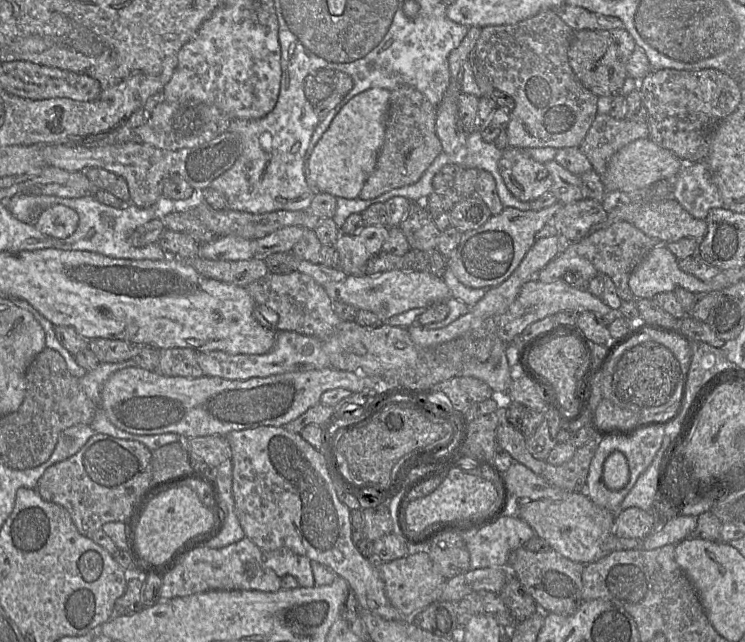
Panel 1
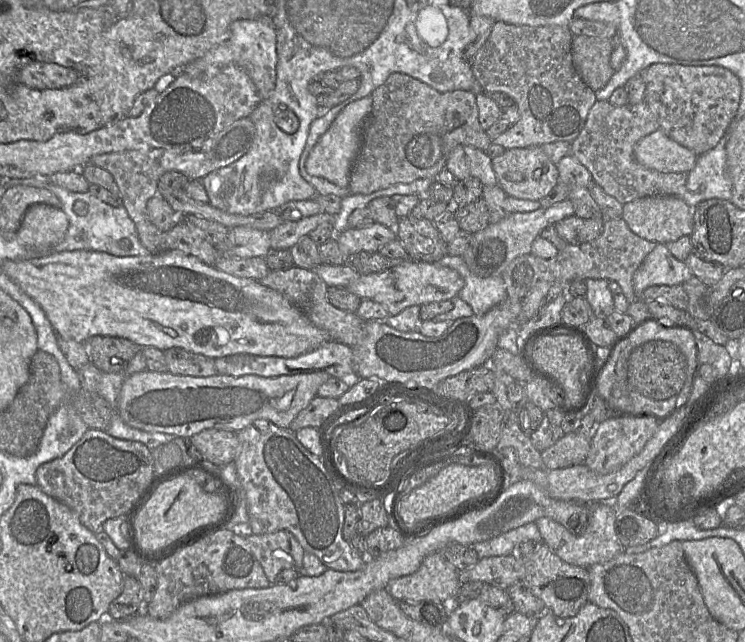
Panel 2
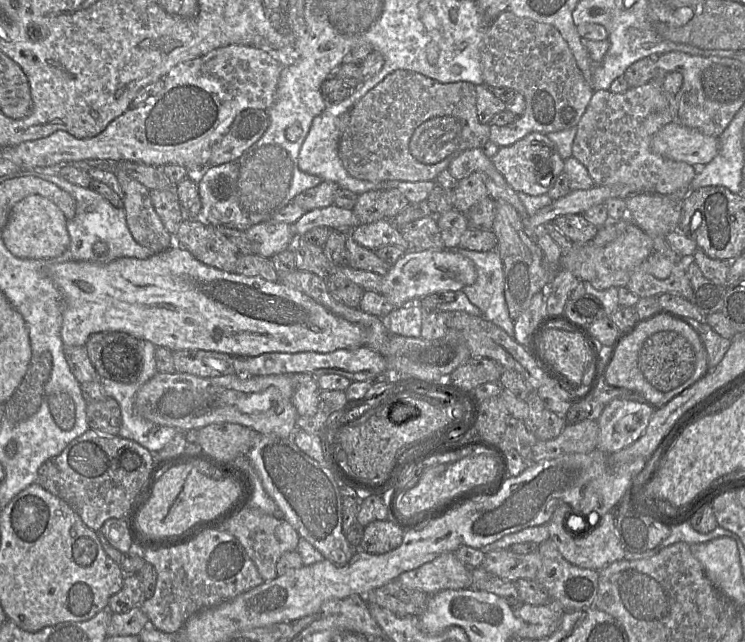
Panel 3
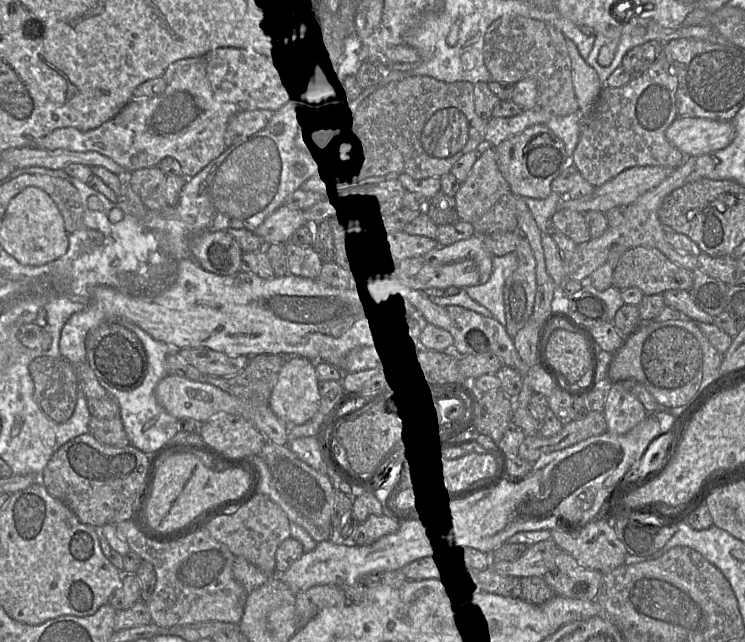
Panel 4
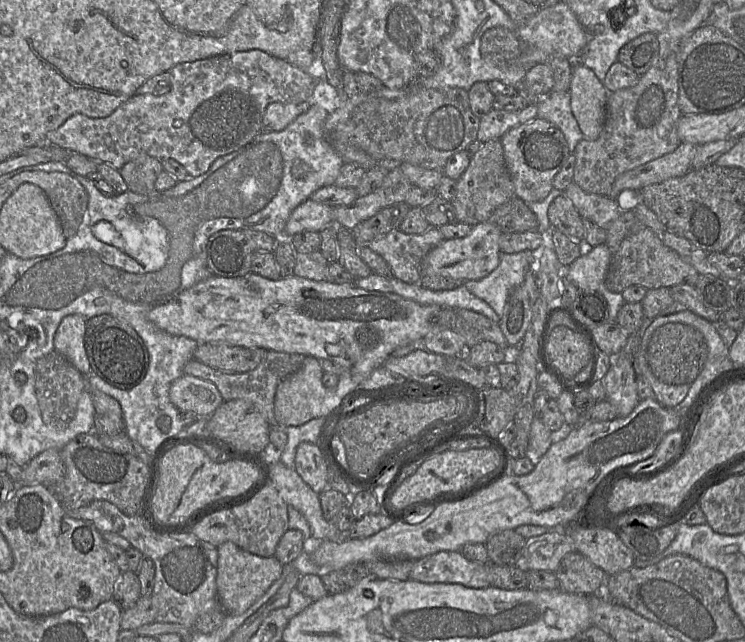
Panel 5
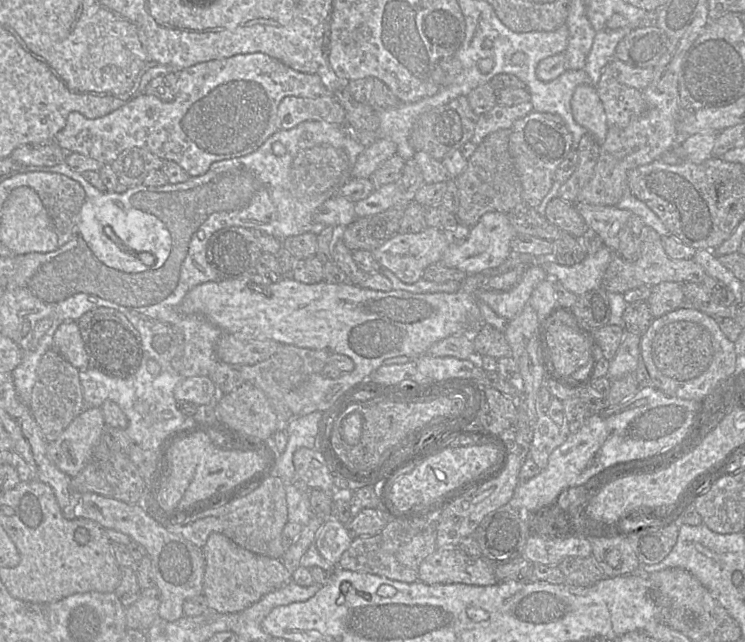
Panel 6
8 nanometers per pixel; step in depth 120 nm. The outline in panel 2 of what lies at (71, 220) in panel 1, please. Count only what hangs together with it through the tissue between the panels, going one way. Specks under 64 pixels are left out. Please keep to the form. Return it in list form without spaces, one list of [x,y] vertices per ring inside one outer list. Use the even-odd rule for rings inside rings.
[[[34,204],[26,211],[18,238],[36,251],[50,251],[65,237],[69,227],[68,216],[61,208],[48,204]]]

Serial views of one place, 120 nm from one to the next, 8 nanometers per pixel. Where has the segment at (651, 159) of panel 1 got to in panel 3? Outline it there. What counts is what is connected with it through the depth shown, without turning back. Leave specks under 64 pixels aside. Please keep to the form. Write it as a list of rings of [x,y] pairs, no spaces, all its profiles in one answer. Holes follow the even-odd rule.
[[[671,122],[654,135],[651,150],[667,159],[700,167],[718,154],[719,138]]]

